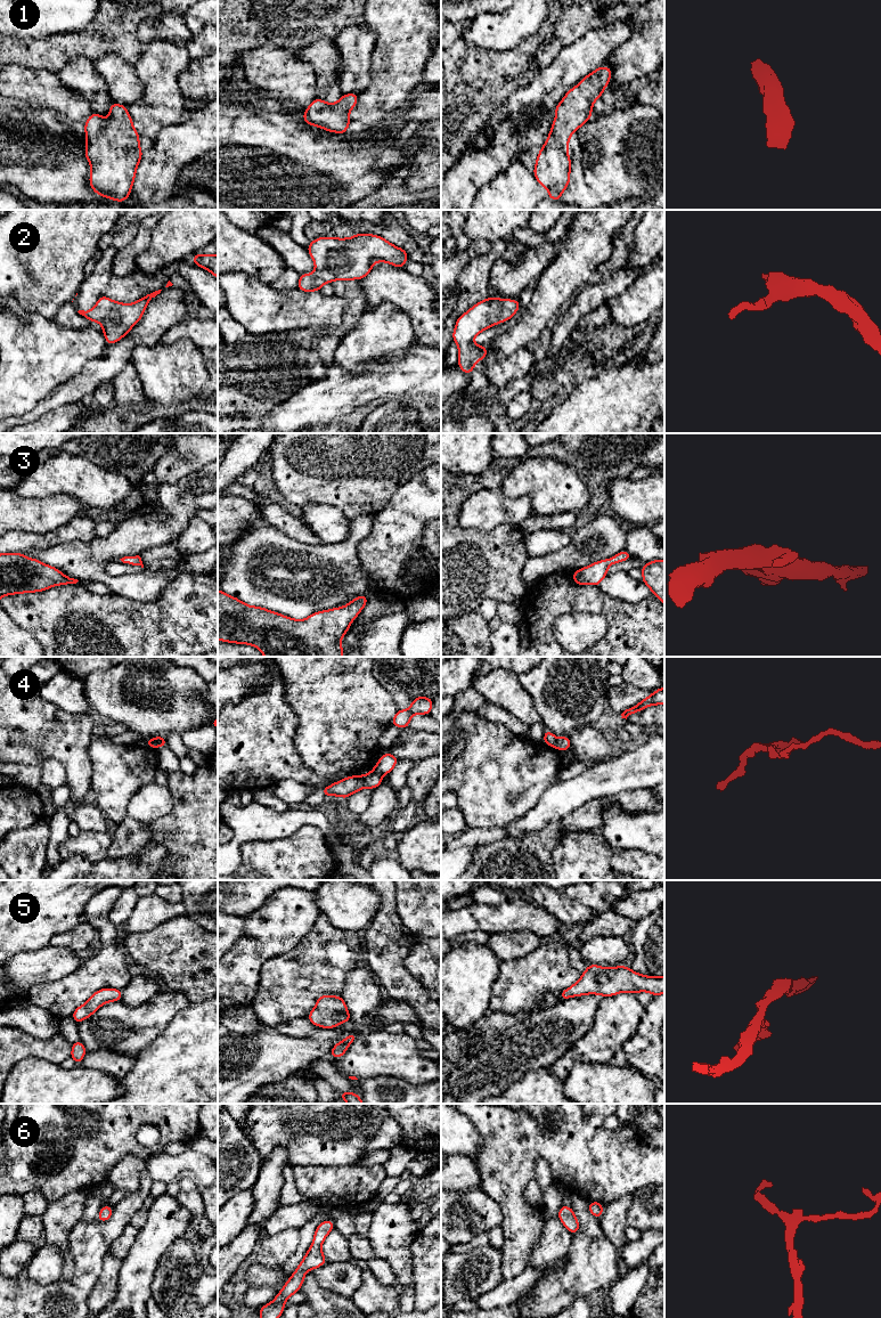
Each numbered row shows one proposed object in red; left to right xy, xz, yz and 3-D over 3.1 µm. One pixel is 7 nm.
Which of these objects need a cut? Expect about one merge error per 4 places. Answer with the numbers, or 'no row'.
4

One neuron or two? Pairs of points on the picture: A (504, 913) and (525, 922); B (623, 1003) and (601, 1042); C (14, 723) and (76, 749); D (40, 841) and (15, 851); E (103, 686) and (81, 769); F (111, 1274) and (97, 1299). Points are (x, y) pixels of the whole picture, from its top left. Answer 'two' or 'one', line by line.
A: one
B: one
C: one
D: one
E: two
F: one

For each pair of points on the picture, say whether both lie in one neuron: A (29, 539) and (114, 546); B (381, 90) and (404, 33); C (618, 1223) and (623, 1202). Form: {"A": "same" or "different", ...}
{"A": "different", "B": "same", "C": "same"}

